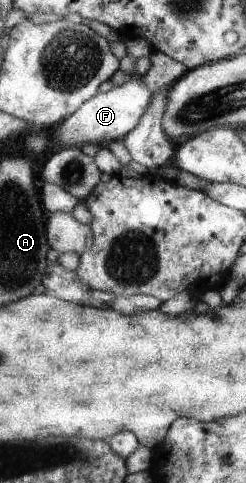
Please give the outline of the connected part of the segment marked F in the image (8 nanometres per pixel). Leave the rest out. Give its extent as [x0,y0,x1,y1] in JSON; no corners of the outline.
[49,74,154,147]

